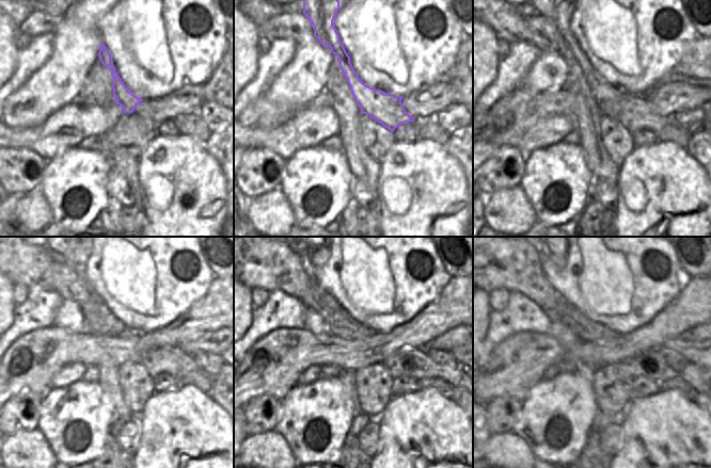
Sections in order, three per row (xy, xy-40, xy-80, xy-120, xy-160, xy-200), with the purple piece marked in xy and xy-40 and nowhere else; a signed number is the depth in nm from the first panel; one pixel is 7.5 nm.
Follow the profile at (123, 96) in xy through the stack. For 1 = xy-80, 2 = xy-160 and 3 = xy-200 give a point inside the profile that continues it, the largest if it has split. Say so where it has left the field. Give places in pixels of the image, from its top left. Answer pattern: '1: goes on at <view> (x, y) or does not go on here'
1: goes on at xy-80 (633, 112)
2: goes on at xy-160 (413, 361)
3: goes on at xy-200 (651, 365)

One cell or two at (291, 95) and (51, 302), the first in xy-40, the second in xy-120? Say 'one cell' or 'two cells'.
two cells

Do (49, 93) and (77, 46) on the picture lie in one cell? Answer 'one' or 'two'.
one

